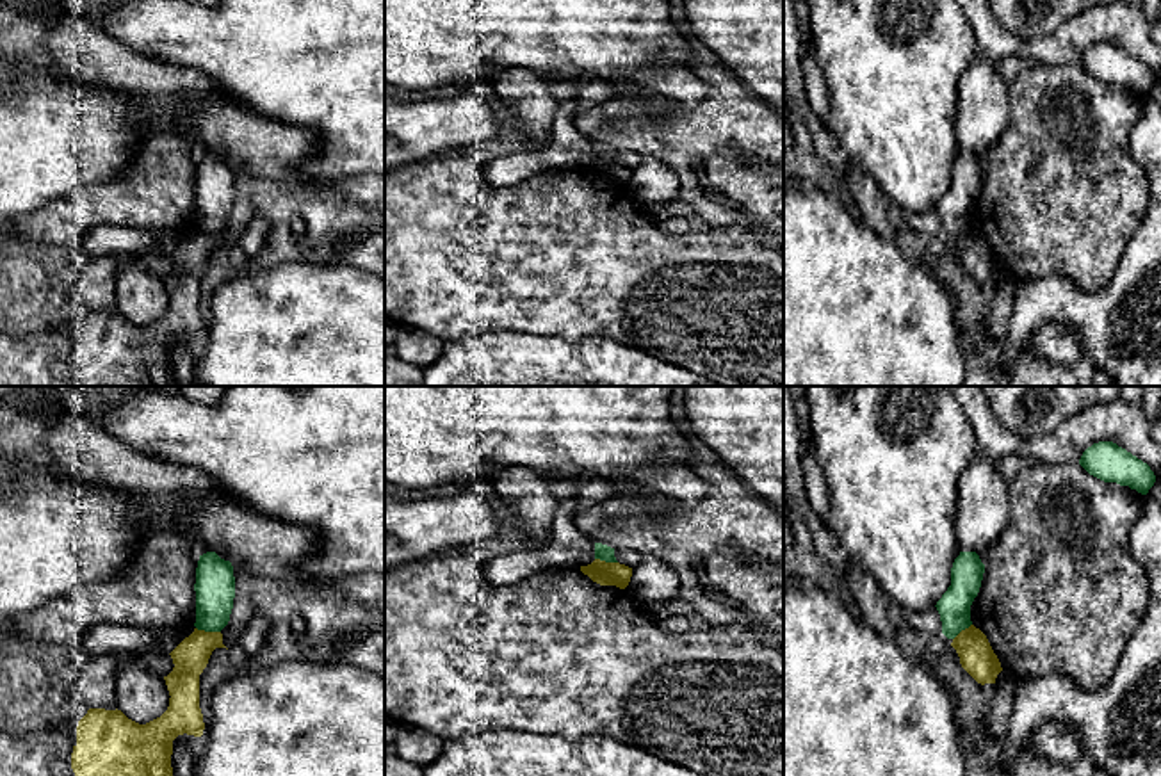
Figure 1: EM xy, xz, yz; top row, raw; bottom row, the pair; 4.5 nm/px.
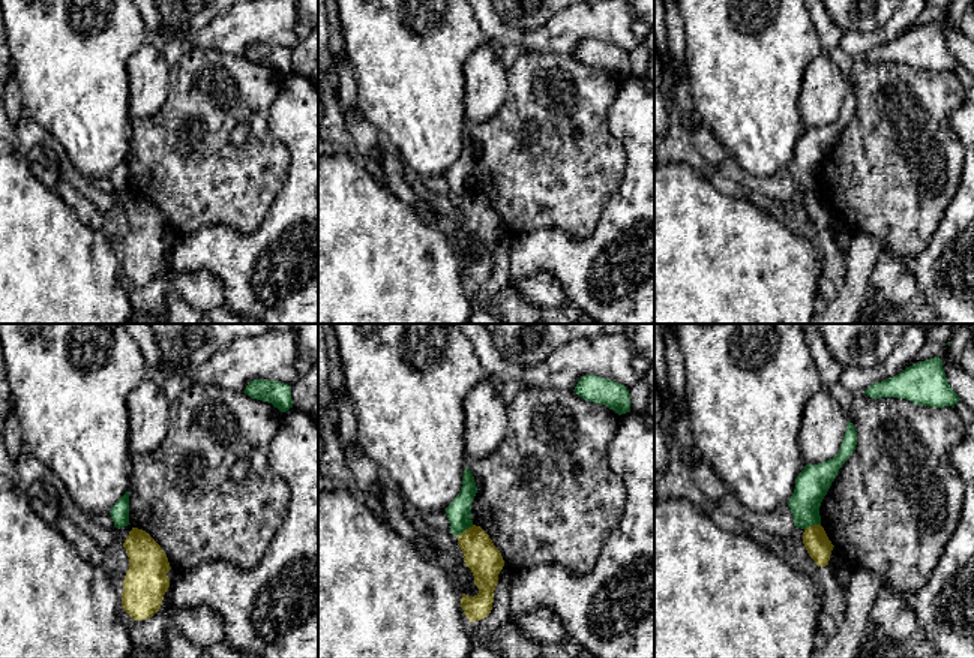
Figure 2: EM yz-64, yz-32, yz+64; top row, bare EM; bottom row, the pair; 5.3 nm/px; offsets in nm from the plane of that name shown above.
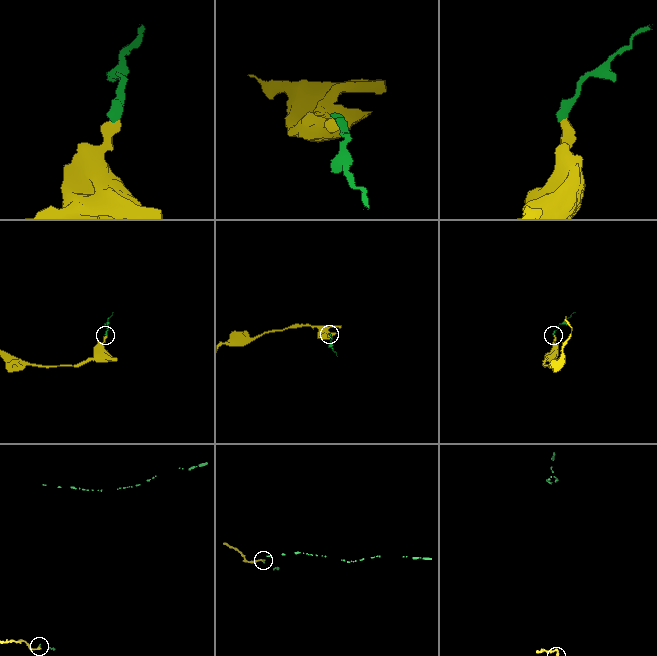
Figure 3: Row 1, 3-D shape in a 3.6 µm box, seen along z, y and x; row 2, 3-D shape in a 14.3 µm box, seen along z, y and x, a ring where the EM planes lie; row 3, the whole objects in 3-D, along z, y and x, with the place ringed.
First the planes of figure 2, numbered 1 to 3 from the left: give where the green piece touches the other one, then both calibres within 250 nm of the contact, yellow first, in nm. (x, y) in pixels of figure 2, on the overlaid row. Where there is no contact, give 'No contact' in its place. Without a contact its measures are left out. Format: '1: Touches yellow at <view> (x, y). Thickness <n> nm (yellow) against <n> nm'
1: No contact
2: Touches yellow at yz-32 (464, 531). Thickness 190 nm (yellow) against 130 nm
3: Touches yellow at yz+64 (814, 525). Thickness 140 nm (yellow) against 180 nm

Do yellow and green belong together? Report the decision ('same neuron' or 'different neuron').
different neuron

